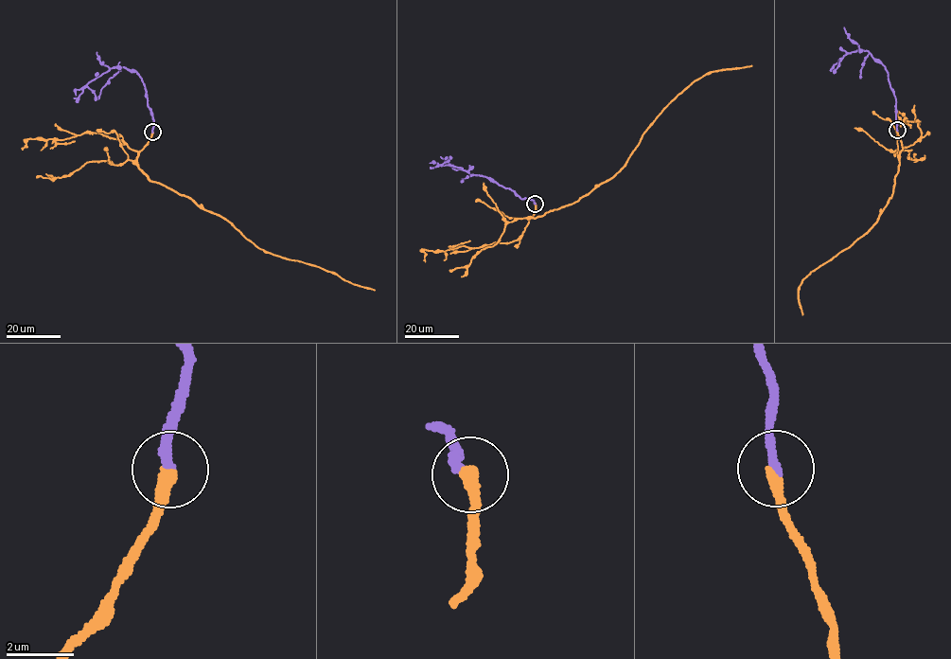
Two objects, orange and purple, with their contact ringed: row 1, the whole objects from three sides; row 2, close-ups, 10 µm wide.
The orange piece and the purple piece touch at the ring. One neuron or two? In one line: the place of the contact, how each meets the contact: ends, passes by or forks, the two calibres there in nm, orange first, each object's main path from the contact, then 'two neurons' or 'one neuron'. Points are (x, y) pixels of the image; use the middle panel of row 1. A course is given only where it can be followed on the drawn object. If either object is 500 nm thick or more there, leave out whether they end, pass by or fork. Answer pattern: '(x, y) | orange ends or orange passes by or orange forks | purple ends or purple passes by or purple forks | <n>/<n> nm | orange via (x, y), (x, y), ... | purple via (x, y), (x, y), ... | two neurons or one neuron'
(535, 204) | orange ends | purple ends | 360/300 nm | orange via (535, 204), (530, 217), (535, 219), (579, 200), (624, 166), (650, 124), (695, 80), (718, 70), (751, 65) | purple via (535, 204), (531, 199), (521, 199), (485, 176), (470, 175), (460, 168), (439, 166), (433, 161) | one neuron

